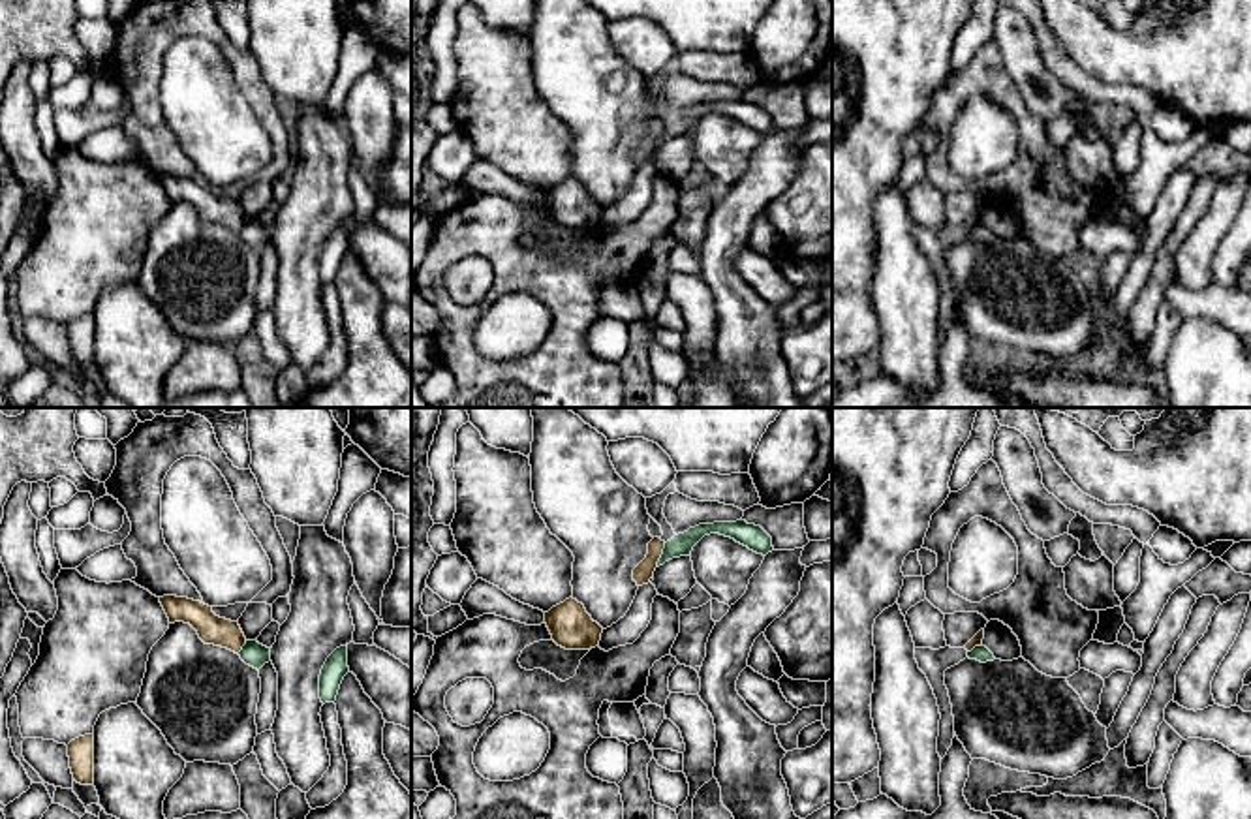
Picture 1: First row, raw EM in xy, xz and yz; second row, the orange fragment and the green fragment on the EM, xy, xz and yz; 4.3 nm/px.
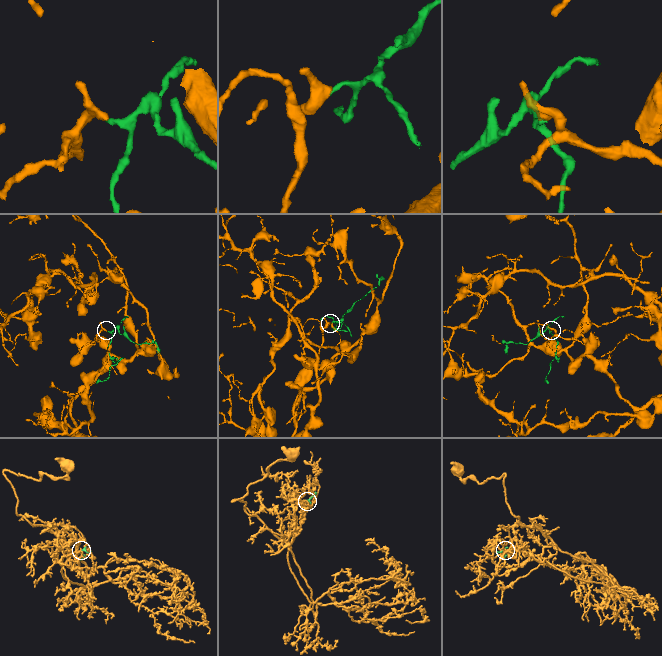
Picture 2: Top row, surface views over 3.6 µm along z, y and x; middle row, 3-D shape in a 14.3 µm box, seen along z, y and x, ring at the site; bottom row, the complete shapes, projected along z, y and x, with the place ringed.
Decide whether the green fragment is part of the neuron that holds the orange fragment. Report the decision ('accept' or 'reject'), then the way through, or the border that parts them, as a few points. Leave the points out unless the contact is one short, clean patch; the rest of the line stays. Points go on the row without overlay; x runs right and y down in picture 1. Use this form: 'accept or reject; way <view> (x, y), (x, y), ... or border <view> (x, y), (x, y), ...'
reject; border xz (665, 123), (656, 145)

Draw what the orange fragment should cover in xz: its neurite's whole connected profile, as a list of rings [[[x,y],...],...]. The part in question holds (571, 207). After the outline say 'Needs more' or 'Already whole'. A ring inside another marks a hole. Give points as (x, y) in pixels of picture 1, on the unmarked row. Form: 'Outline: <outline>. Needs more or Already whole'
Outline: [[[569,177],[545,192],[552,220],[565,229],[590,229],[599,225],[603,207],[592,199],[584,184]]]. Already whole

